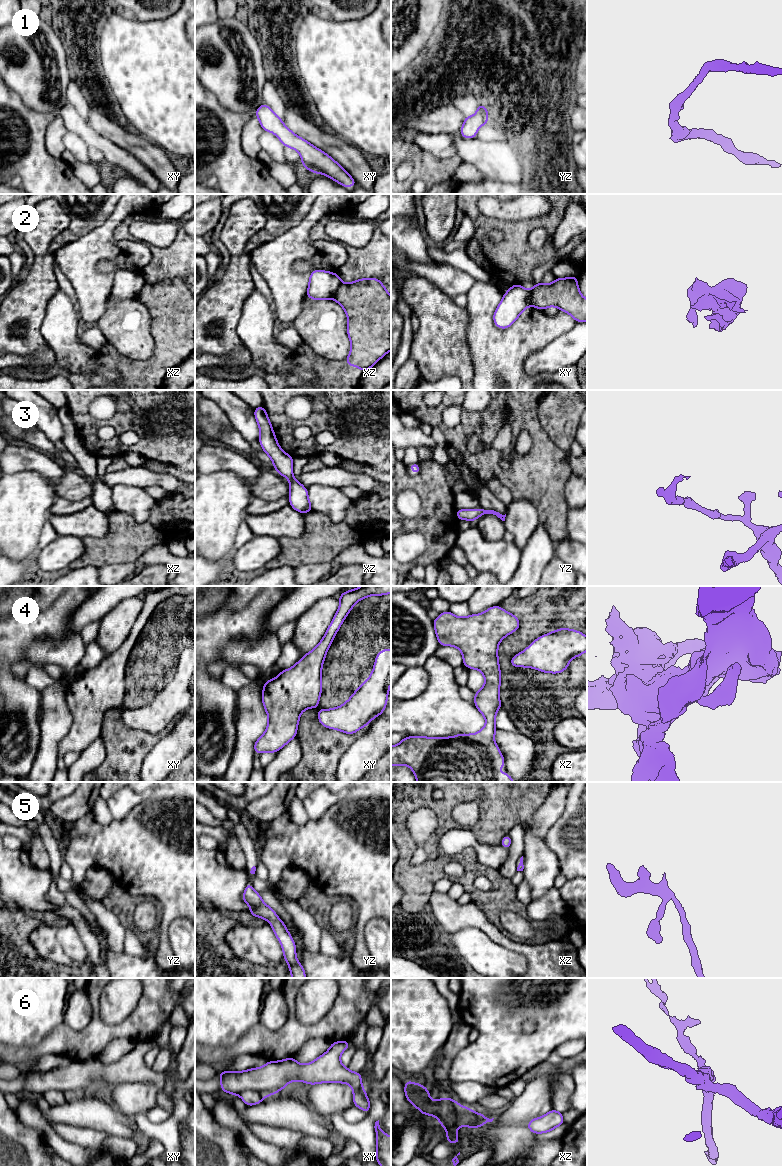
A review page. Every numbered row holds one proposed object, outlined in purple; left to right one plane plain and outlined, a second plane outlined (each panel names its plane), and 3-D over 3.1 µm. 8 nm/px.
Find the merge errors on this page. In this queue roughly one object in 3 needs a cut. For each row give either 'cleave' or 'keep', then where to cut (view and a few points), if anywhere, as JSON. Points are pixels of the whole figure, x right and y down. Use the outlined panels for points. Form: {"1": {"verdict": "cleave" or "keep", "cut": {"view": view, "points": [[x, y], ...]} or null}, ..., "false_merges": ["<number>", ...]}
{"1": {"verdict": "keep", "cut": null}, "2": {"verdict": "cleave", "cut": {"view": "xz", "points": [[342, 283], [331, 298]]}}, "3": {"verdict": "keep", "cut": null}, "4": {"verdict": "keep", "cut": null}, "5": {"verdict": "keep", "cut": null}, "6": {"verdict": "cleave", "cut": {"view": "xy", "points": [[238, 1094], [246, 1090], [256, 1090], [265, 1096]]}}, "false_merges": ["2", "6"]}

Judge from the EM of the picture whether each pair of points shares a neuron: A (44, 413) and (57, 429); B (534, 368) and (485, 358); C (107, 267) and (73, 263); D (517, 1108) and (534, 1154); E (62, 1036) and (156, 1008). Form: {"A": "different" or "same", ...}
{"A": "same", "B": "different", "C": "different", "D": "same", "E": "same"}

